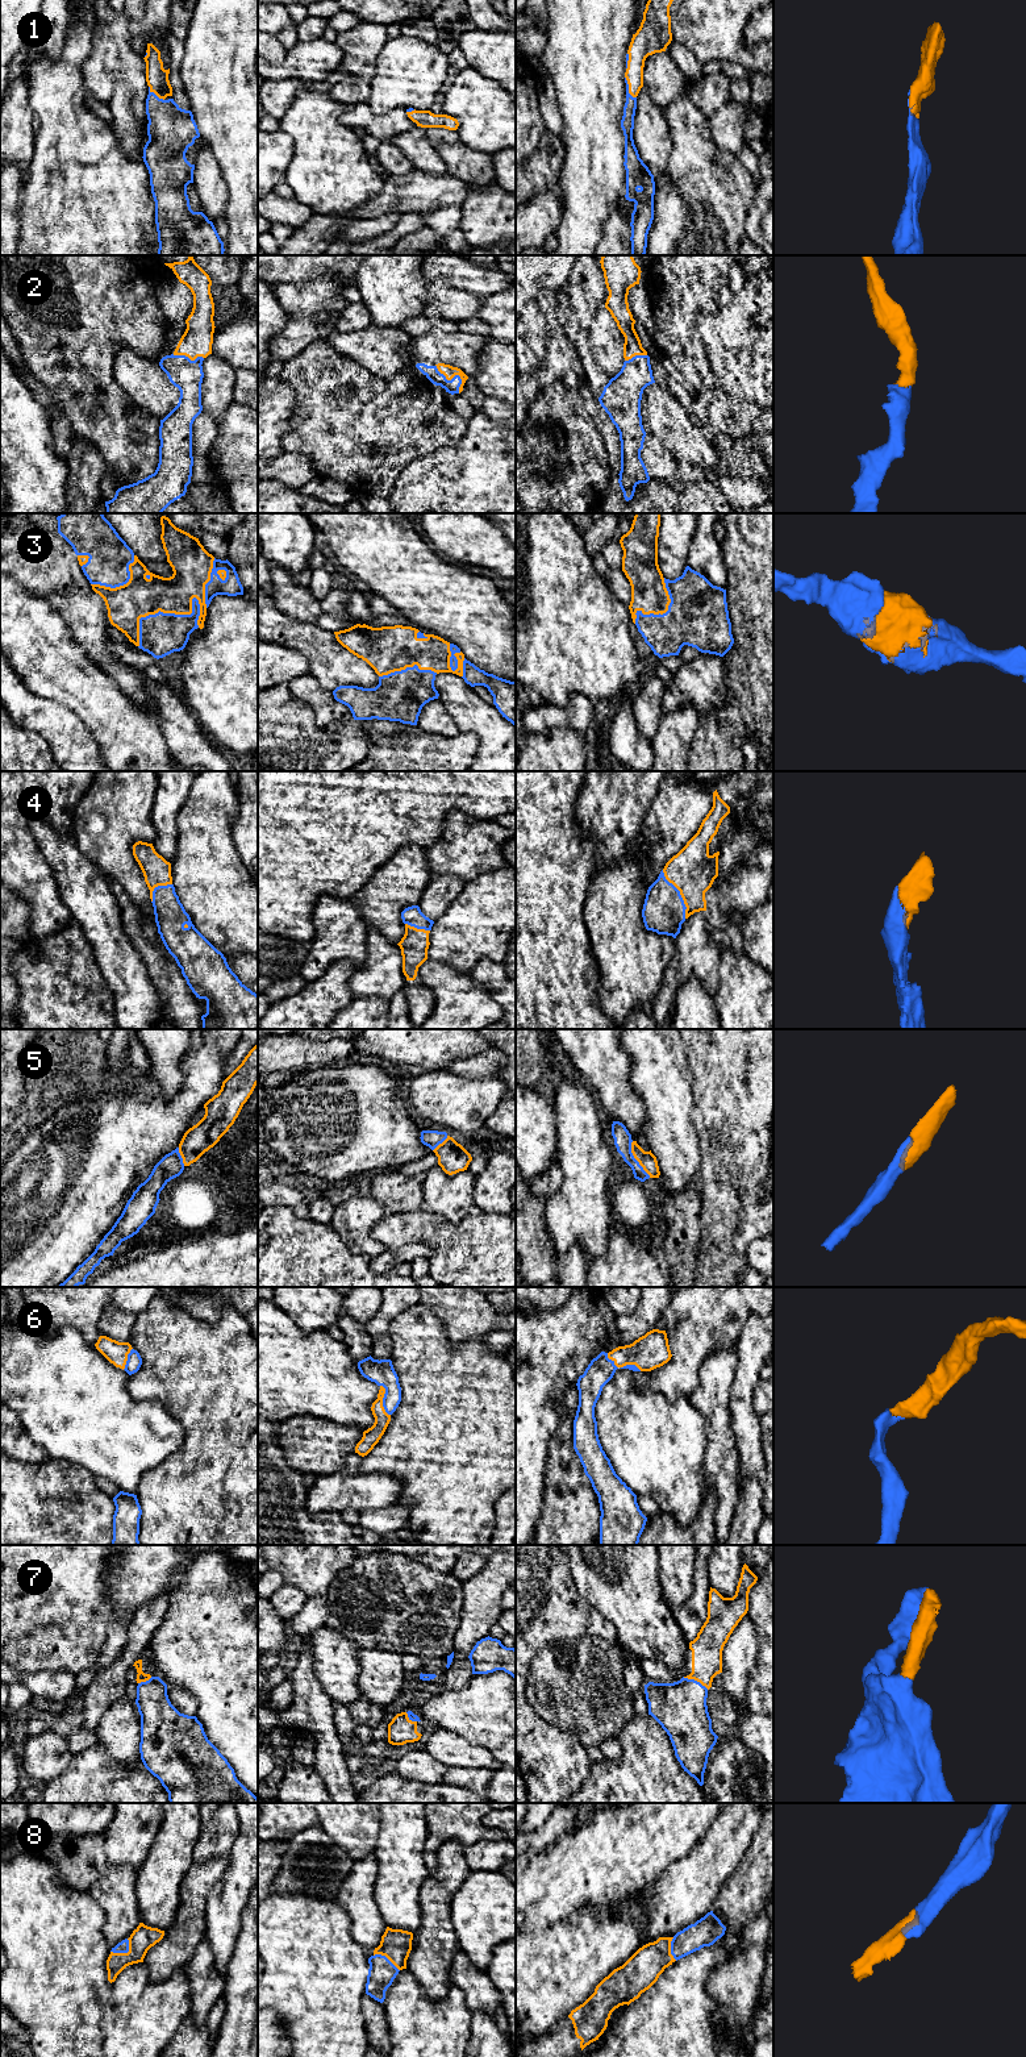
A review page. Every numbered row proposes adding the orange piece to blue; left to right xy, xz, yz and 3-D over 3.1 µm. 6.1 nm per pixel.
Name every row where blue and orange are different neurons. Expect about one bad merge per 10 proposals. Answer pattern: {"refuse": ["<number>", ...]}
{"refuse": []}

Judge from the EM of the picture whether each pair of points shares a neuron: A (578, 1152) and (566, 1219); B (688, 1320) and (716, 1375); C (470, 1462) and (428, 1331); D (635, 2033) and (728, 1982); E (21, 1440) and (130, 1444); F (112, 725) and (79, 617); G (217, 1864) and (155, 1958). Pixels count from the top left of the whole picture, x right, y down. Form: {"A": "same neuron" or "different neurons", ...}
{"A": "same neuron", "B": "different neurons", "C": "same neuron", "D": "different neurons", "E": "different neurons", "F": "different neurons", "G": "same neuron"}

